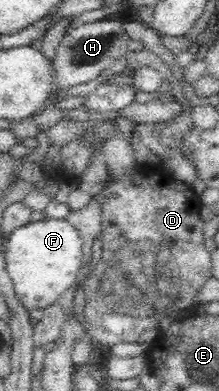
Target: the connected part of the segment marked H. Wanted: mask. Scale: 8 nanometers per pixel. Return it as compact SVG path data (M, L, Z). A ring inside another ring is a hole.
M113 19L95 20L69 28L57 45L55 57L52 60L56 85L61 89L69 90L71 87L95 79L113 61L117 61L130 51L129 41L131 41L131 38L123 27L123 23Z

